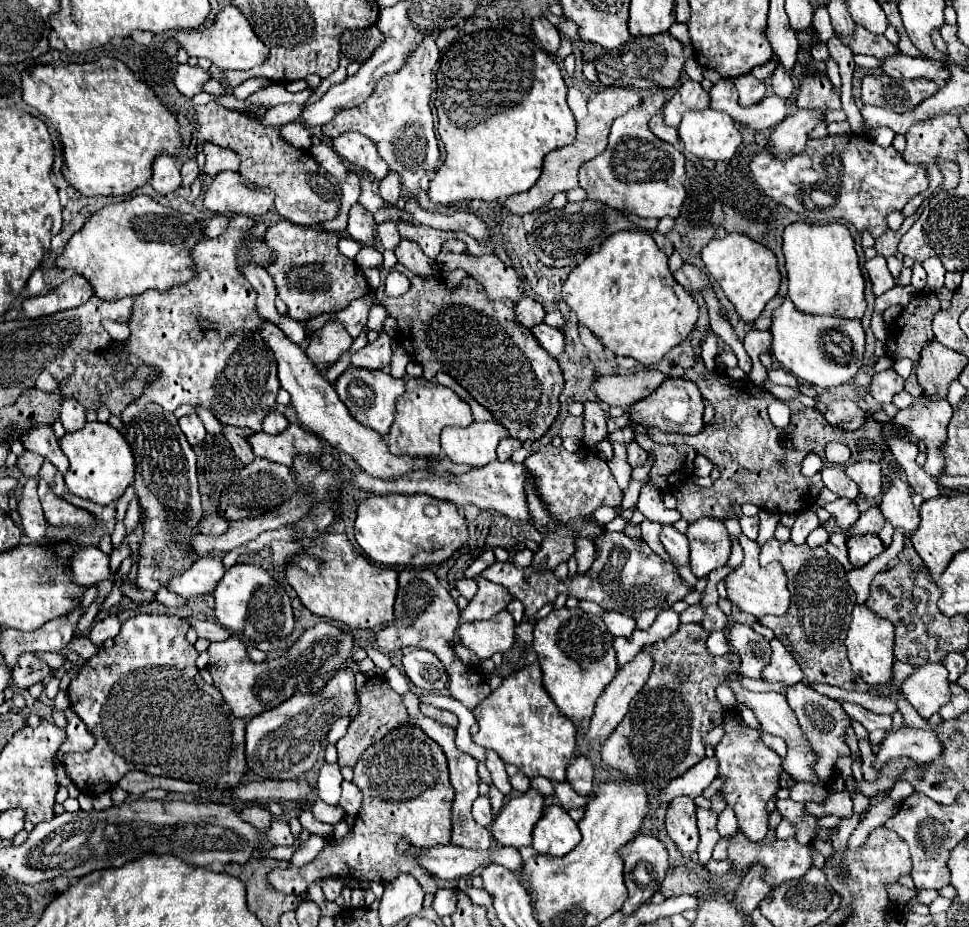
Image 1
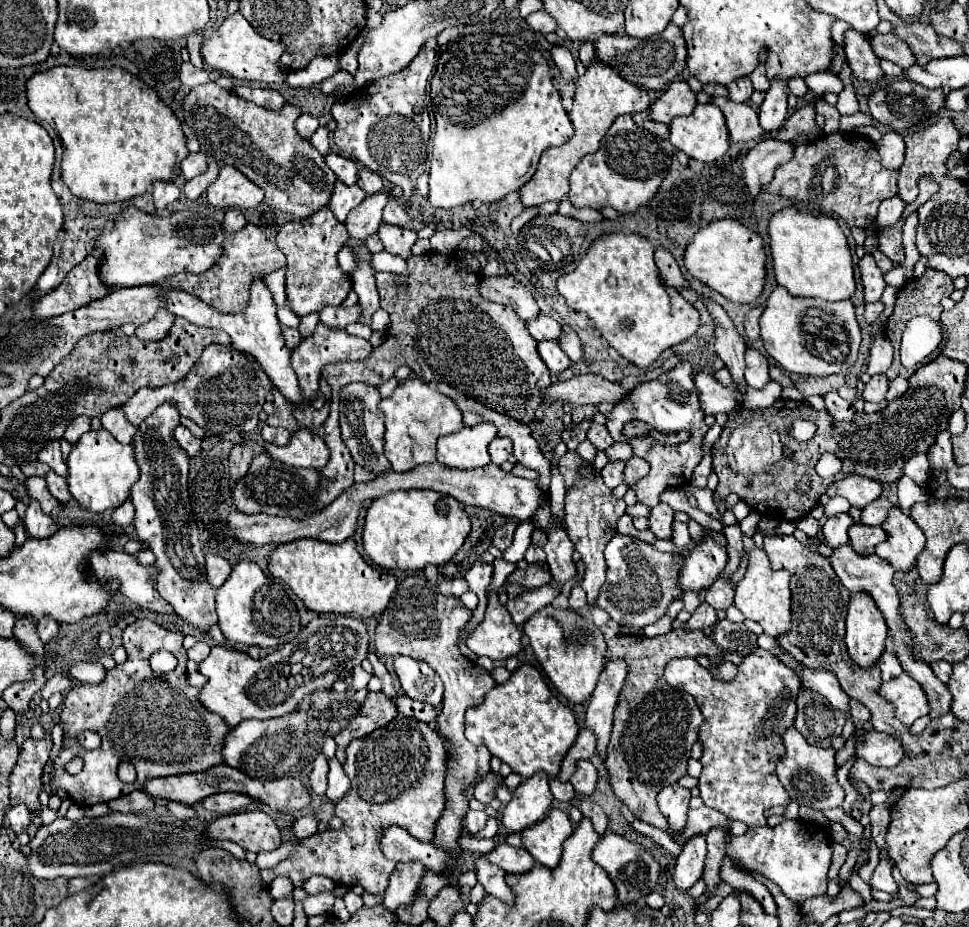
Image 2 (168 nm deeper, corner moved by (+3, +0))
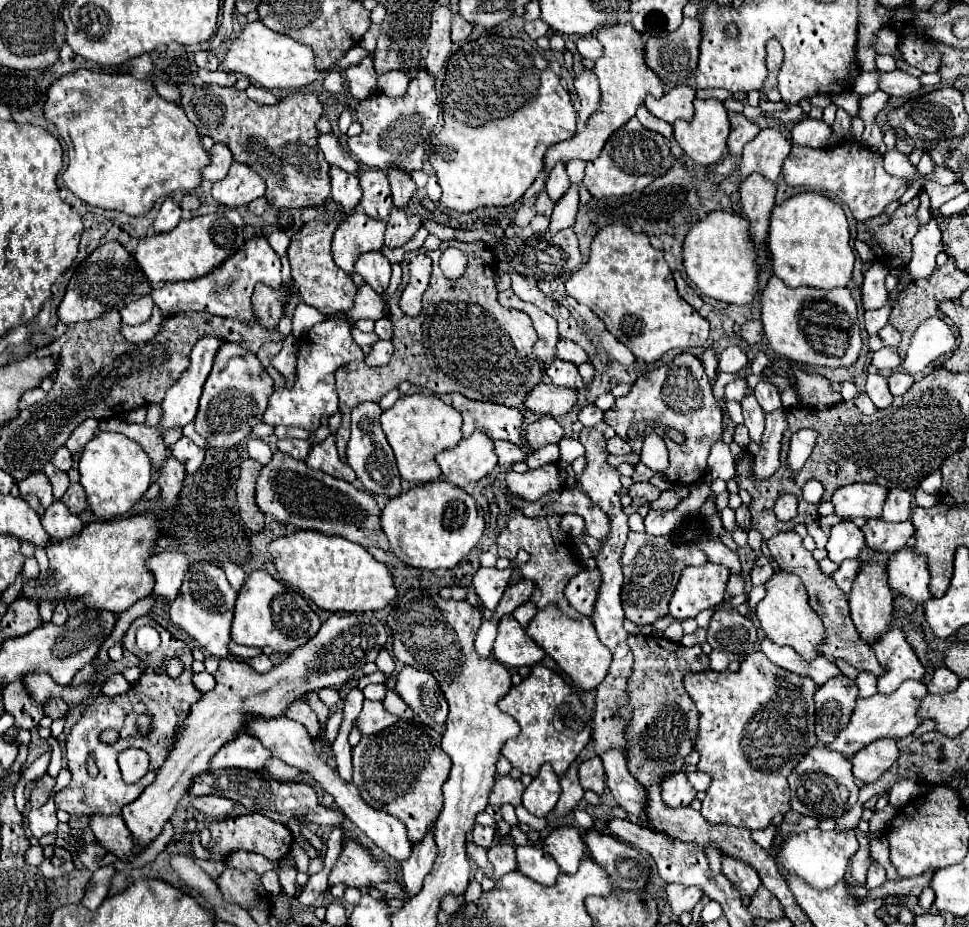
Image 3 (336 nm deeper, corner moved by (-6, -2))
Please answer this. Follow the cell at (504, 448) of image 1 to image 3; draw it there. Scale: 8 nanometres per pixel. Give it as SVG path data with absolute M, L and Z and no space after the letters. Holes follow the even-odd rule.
M494 440L494 450L496 450L498 462L500 462L502 466L510 466L510 464L522 462L522 460L526 458L526 450L518 448L516 444L506 442L506 440Z

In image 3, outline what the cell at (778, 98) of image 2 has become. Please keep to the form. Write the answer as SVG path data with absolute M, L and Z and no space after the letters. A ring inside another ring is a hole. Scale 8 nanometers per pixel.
M764 128L752 142L748 142L748 146L744 146L742 166L740 166L742 180L752 172L760 172L768 180L776 182L782 164L790 156L790 152L792 152L792 142L780 130Z

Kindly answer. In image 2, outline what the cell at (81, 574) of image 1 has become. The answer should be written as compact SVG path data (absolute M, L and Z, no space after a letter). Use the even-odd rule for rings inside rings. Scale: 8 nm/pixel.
M95 552L89 558L89 570L97 580L109 580L109 578L117 578L121 582L119 592L125 594L129 600L133 600L135 604L139 604L145 610L151 612L159 612L159 614L173 614L171 608L167 608L167 602L161 598L157 592L157 576L159 576L159 568L157 566L143 566L139 564L137 556L127 554L127 552Z

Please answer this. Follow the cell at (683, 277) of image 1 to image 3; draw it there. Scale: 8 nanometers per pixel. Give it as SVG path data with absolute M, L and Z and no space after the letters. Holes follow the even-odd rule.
M750 390L740 404L744 412L744 426L750 430L750 438L760 444L760 436L764 432L764 410L760 410L760 404L754 398L754 390Z

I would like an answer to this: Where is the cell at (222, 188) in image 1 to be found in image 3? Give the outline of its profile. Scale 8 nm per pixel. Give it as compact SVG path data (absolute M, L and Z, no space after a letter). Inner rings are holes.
M234 162L228 170L228 176L212 186L214 200L228 208L246 206L264 194L266 194L264 180L254 170L240 162Z

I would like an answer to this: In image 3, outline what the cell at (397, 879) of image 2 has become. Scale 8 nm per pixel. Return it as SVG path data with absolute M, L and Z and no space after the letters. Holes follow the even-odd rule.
M430 830L422 842L414 844L412 856L406 862L402 862L402 882L410 898L420 892L426 874L432 870L434 858L436 858L436 842Z

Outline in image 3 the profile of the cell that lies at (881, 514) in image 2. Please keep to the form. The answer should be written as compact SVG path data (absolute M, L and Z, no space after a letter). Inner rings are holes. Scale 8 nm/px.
M890 490L888 500L884 504L884 512L880 518L886 522L910 520L910 514L912 514L910 502L912 502L912 494L908 490Z

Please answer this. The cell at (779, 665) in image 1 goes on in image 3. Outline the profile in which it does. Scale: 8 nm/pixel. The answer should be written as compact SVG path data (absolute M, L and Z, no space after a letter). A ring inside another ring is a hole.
M750 652L738 672L692 672L684 676L684 688L700 712L700 728L694 746L700 752L698 770L712 778L700 814L714 824L732 824L750 830L768 828L776 814L786 814L790 810L790 788L786 778L816 744L812 696L818 686L808 676L772 664L762 652Z

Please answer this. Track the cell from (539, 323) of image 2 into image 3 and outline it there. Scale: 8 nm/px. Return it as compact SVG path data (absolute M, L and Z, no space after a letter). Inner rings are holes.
M560 338L560 342L556 344L556 356L568 362L574 362L576 366L588 360L588 354L584 352L582 346L576 346L576 342L568 342L564 338Z

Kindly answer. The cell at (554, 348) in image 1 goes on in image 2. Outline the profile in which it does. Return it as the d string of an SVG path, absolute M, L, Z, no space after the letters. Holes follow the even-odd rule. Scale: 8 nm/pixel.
M543 340L537 344L537 352L553 376L571 366L571 360L567 358L567 354L561 350L559 344L551 344L549 340Z

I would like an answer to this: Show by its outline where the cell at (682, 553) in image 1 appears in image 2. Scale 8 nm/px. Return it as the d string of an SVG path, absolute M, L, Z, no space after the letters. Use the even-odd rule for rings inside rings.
M659 502L657 506L651 508L651 514L647 518L649 522L649 528L653 534L657 534L659 538L663 540L669 540L671 538L671 524L673 524L673 508L669 504L663 504Z

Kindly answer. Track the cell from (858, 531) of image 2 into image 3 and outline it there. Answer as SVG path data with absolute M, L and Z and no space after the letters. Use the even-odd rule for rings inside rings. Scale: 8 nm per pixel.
M872 518L862 526L862 532L866 536L866 546L870 550L892 554L908 544L908 540L914 534L914 526L910 520L900 524L888 524L880 518Z

